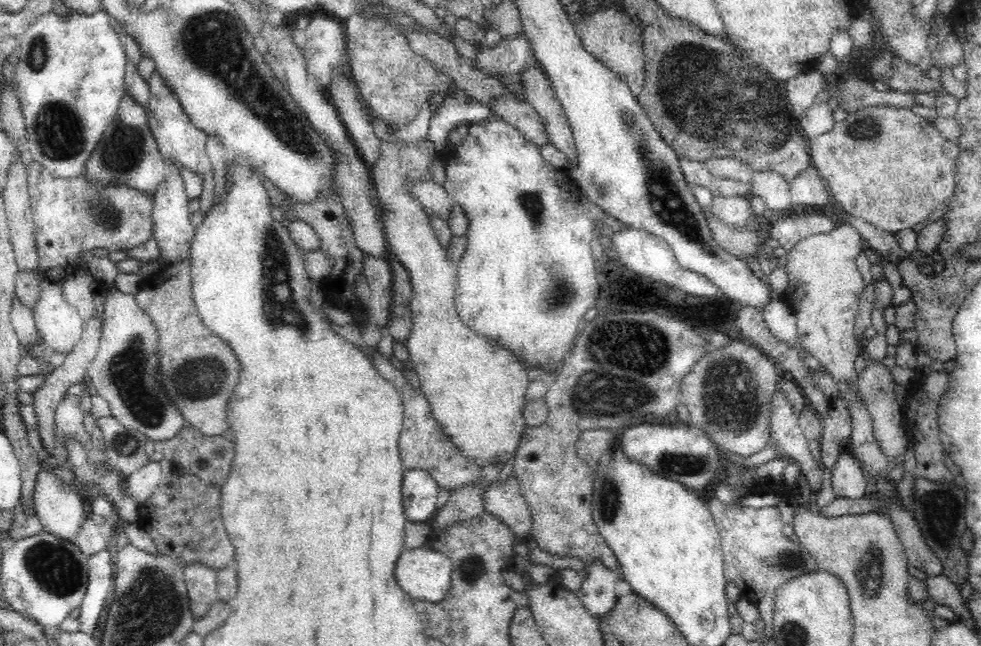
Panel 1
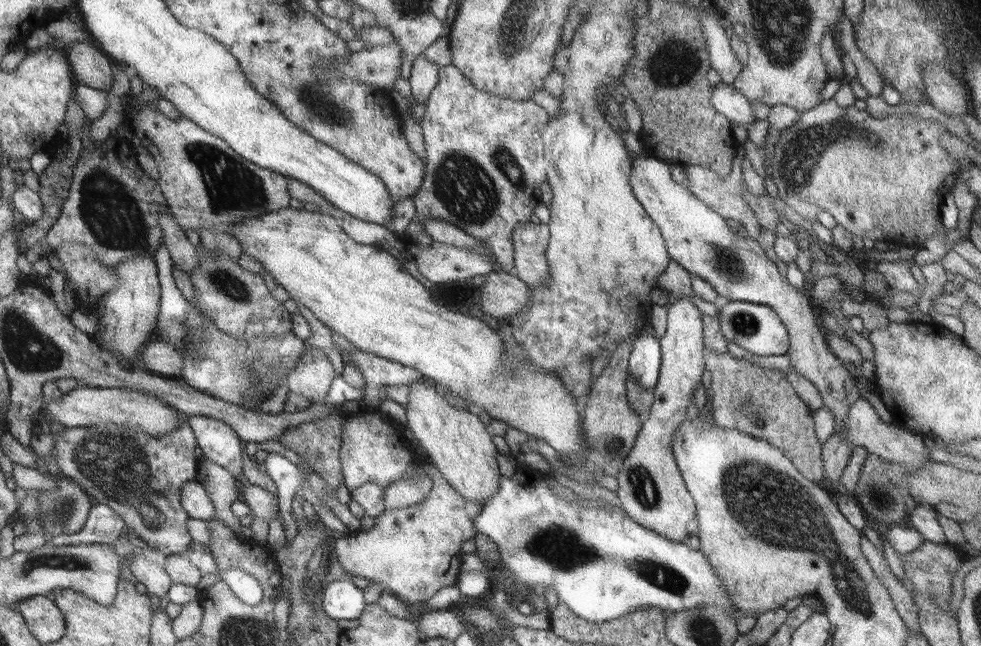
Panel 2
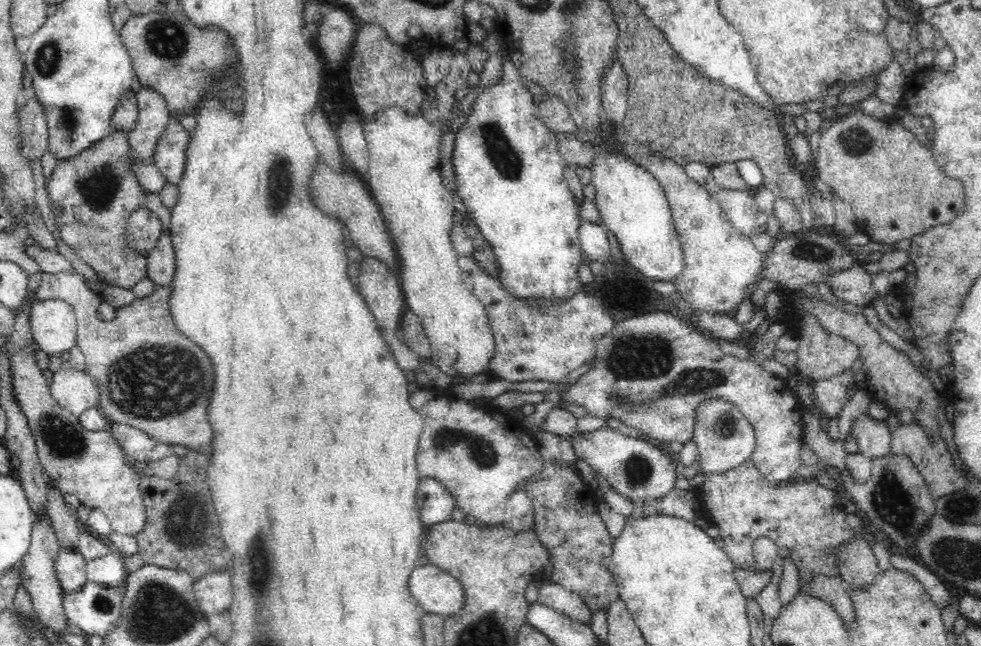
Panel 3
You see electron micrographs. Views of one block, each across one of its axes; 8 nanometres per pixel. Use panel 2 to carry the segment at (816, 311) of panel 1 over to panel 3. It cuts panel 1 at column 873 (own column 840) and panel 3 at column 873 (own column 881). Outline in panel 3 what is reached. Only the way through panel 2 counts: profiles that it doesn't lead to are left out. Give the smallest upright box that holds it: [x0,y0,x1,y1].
[852,412,892,458]

